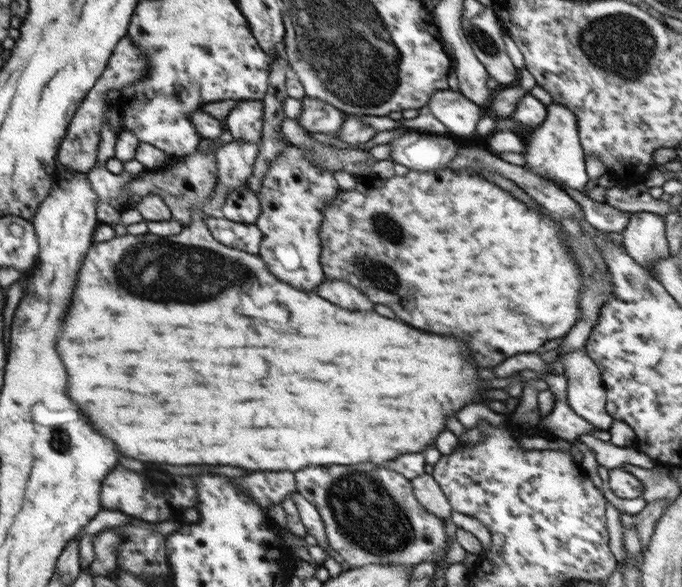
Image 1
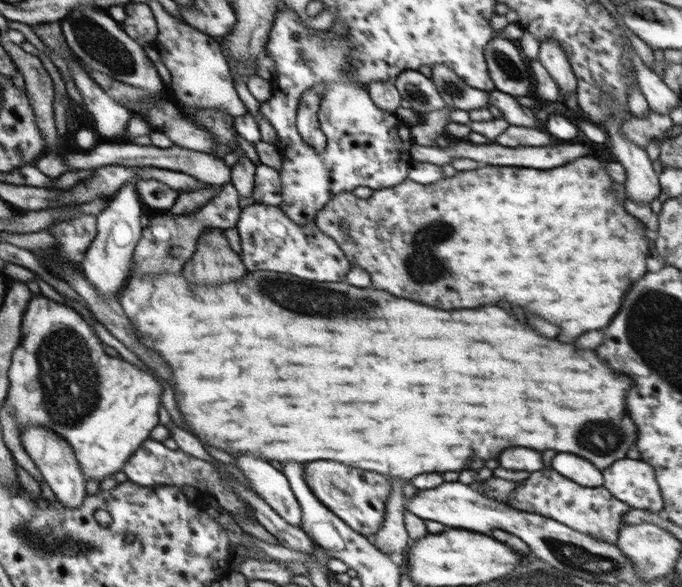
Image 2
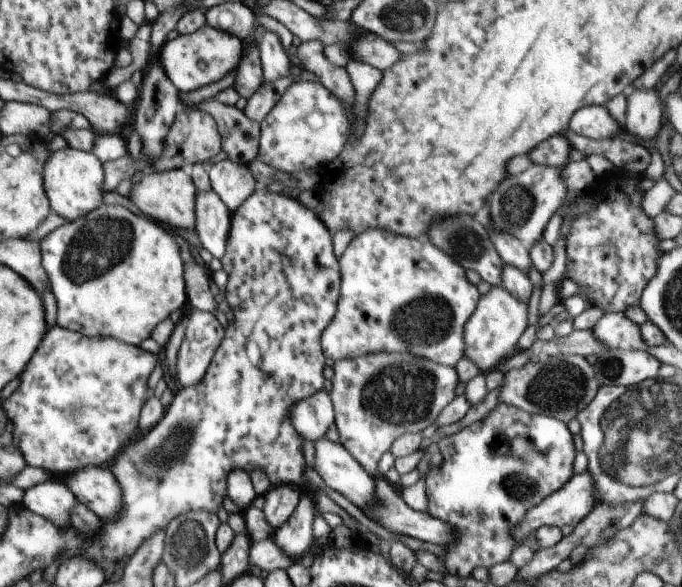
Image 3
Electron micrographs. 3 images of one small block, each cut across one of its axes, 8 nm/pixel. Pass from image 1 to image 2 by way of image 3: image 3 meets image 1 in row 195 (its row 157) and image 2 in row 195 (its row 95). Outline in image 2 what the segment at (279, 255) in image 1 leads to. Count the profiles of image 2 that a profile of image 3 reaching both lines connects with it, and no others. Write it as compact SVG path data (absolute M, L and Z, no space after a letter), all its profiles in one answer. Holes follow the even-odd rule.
M278 4L276 18L270 27L270 37L266 43L266 56L272 58L276 75L273 78L273 97L261 102L260 112L266 116L270 126L276 130L276 146L281 155L282 165L279 171L282 181L282 203L279 205L284 213L298 225L314 222L317 212L334 197L346 191L353 191L358 186L367 186L372 190L390 188L408 178L408 169L412 160L411 146L415 144L410 126L398 119L395 113L382 110L374 104L367 88L353 82L346 74L350 72L350 39L348 37L329 38L307 26L302 21L301 13ZM315 85L323 85L325 90L316 112L320 130L326 135L326 148L322 153L313 152L306 147L305 140L297 131L297 108L302 94Z

